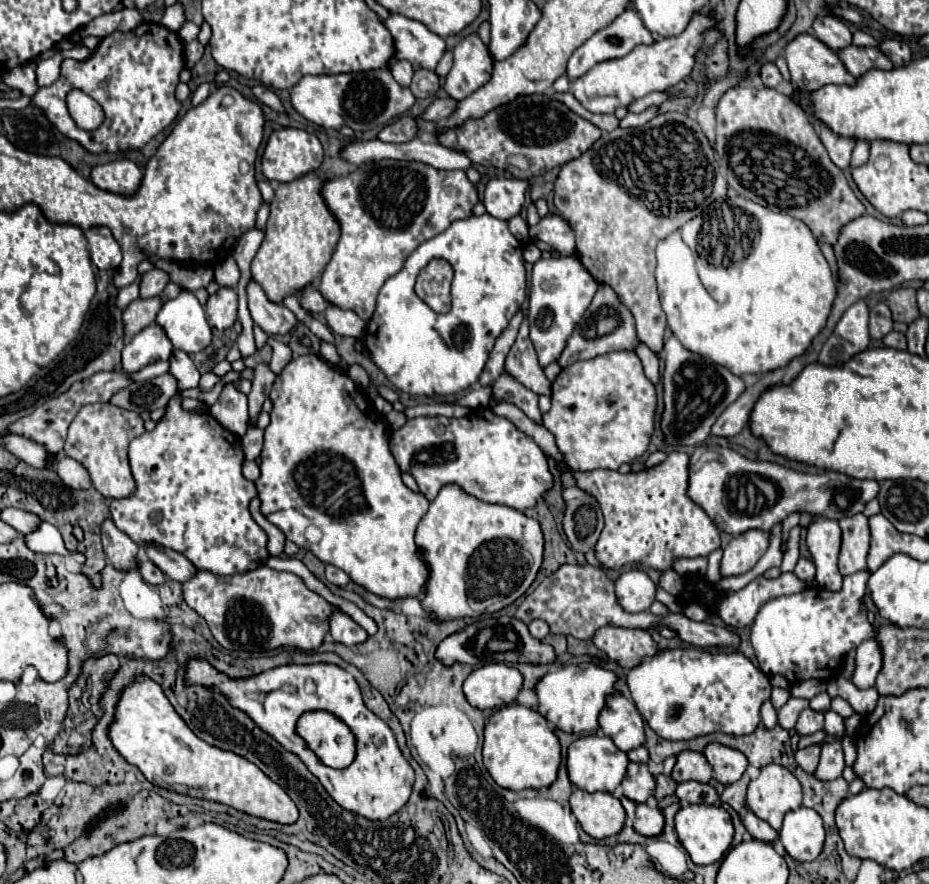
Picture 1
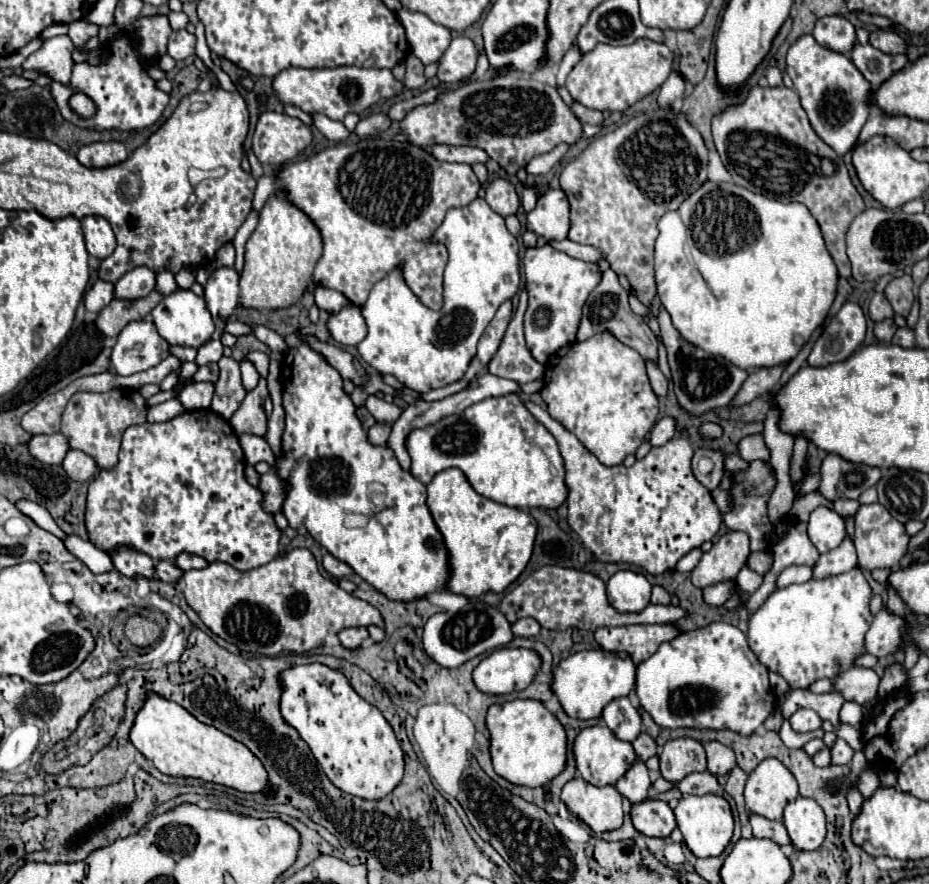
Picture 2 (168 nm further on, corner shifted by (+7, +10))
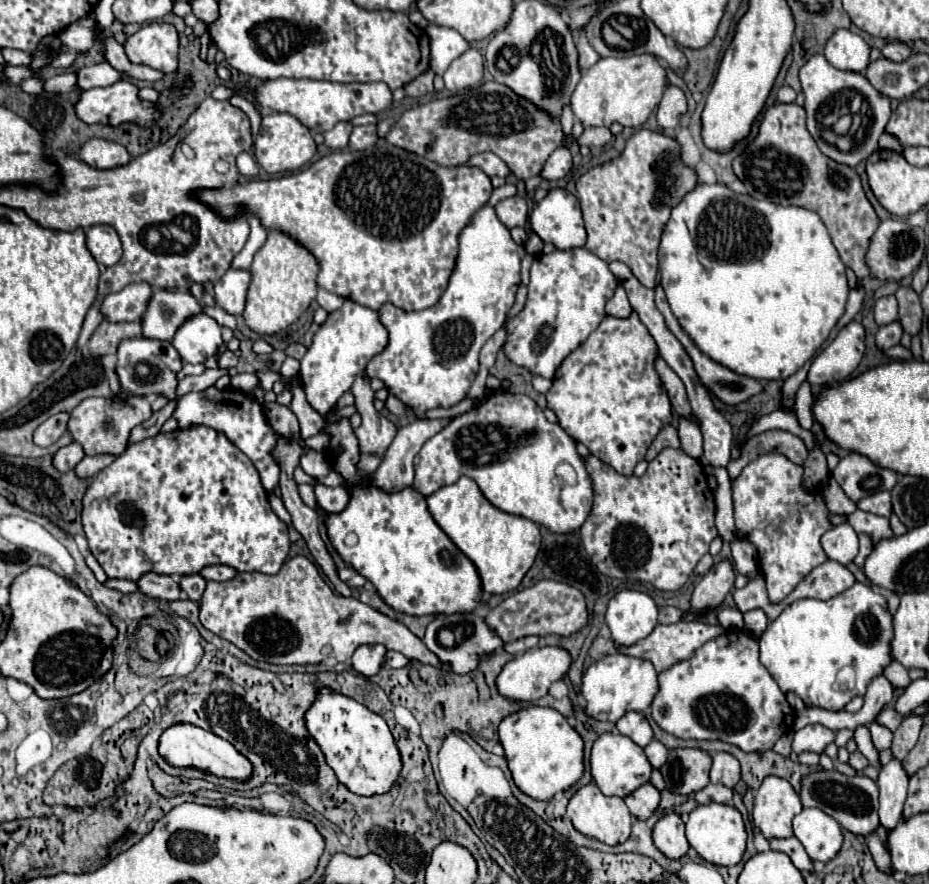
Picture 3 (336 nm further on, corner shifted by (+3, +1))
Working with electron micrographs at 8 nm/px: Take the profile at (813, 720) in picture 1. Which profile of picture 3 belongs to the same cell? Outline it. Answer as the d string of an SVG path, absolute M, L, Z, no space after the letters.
M807 725L793 735L793 753L813 751L821 755L829 743L835 741L835 731L825 729L823 725Z

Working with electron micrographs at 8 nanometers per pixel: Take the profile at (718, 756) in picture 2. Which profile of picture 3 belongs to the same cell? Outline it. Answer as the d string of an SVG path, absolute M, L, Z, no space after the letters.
M715 753L711 767L711 783L723 783L725 787L735 787L741 779L739 761L731 753Z

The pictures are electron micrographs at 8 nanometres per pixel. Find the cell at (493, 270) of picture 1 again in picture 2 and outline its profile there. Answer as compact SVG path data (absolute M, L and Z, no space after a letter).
M477 198L463 208L451 208L443 224L433 232L431 240L445 244L449 250L449 262L443 274L443 308L435 312L421 304L421 300L417 300L411 288L403 282L403 266L397 266L371 288L367 302L361 306L361 314L367 322L367 336L357 344L361 358L369 366L377 372L389 372L403 382L405 388L417 392L427 392L429 388L463 378L471 358L477 352L477 342L483 330L493 320L497 308L517 294L521 278L517 238L505 228L503 216L493 212L483 198Z

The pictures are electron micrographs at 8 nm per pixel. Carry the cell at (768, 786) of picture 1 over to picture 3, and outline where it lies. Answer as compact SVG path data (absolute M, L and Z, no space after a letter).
M767 777L755 793L753 823L767 837L791 837L791 821L801 813L801 801L789 781L781 777Z

